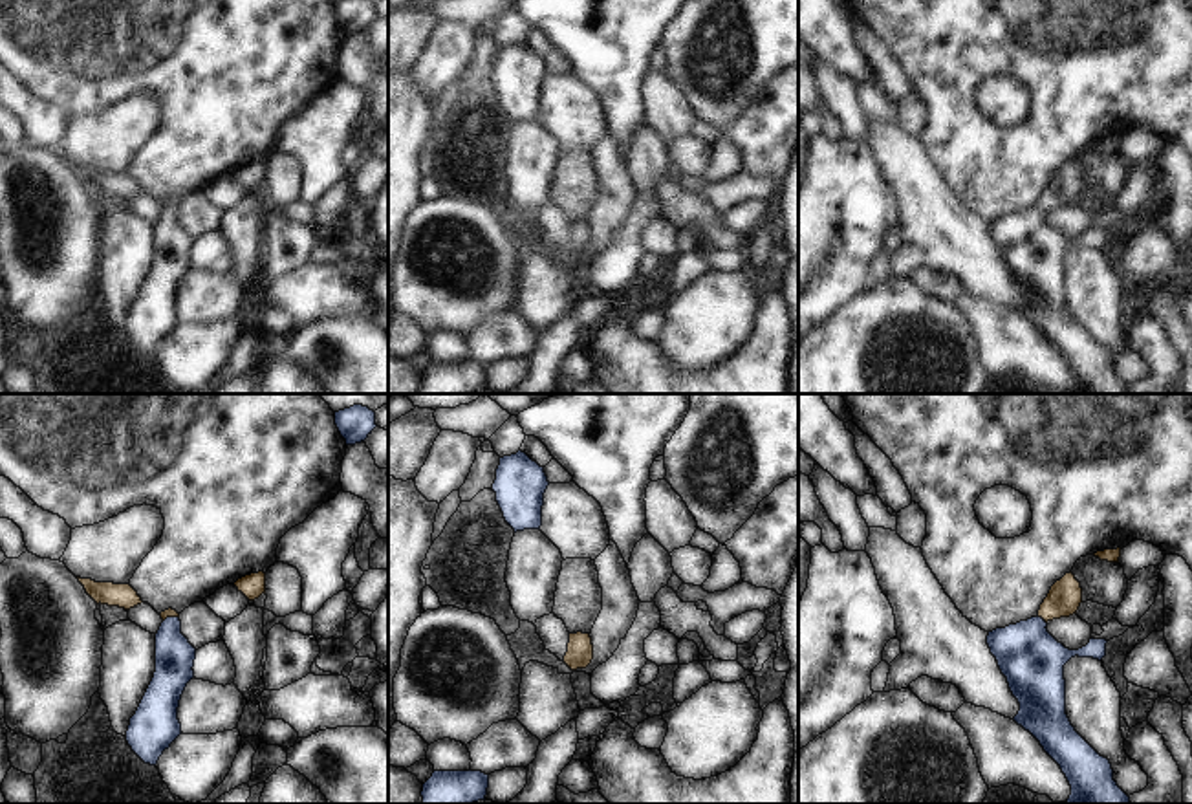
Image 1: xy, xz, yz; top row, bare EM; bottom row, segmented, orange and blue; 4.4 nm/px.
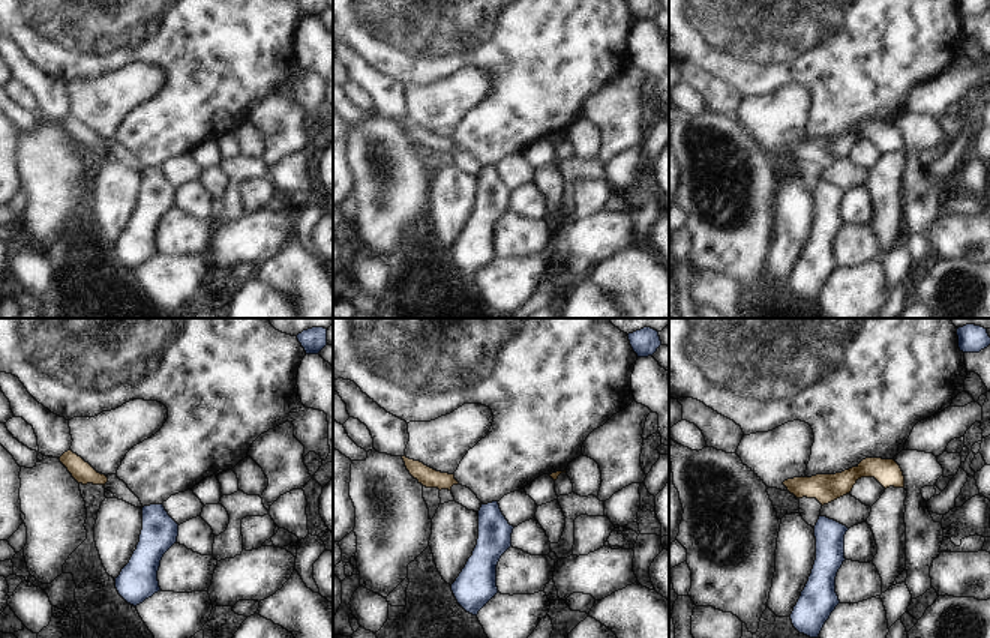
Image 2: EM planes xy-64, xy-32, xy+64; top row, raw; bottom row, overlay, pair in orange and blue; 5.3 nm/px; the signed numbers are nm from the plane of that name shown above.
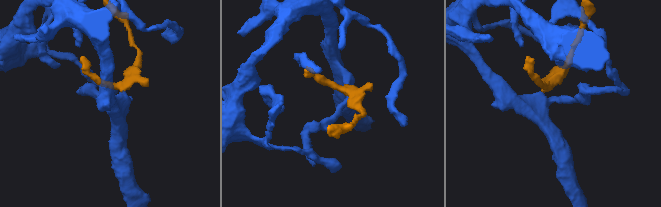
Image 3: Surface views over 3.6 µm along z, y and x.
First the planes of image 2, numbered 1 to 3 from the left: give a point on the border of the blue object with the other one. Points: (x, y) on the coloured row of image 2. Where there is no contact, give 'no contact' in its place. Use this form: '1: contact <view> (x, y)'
1: no contact
2: no contact
3: no contact

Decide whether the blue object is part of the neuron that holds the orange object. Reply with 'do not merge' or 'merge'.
merge

